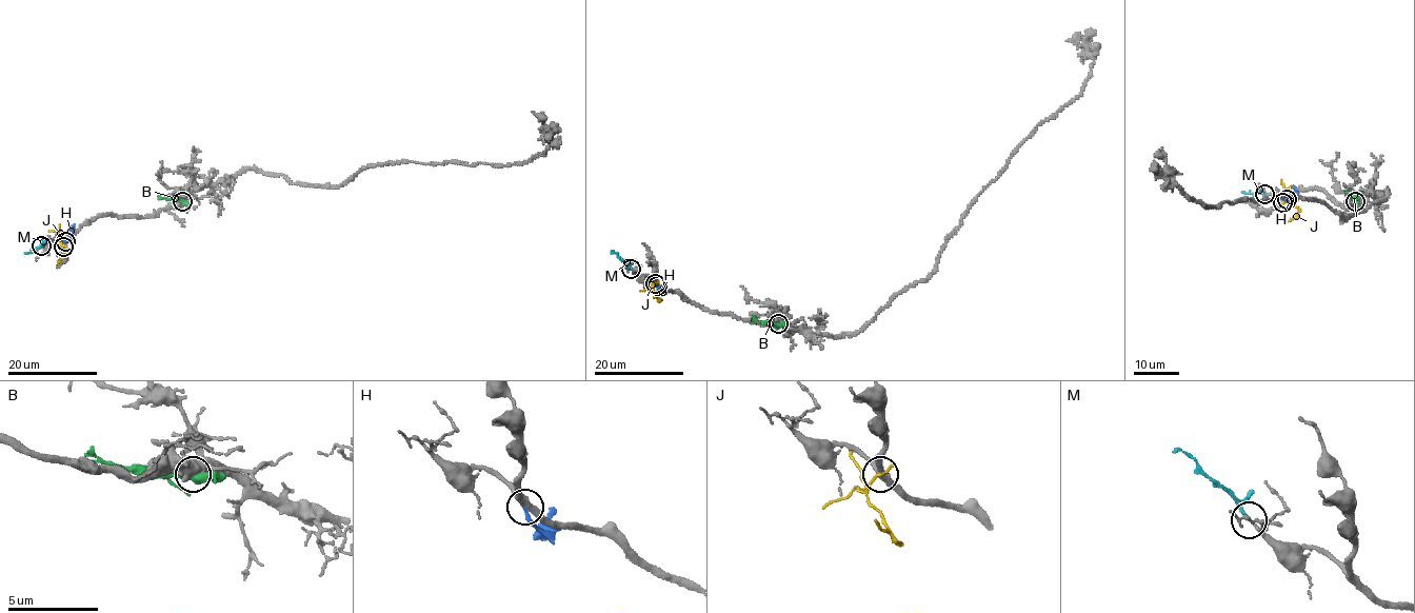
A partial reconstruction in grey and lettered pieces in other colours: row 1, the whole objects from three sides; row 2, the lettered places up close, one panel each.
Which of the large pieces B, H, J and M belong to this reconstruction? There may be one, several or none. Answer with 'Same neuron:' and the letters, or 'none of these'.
Same neuron: M

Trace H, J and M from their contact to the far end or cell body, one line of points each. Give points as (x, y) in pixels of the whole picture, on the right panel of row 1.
H: (1287, 199), (1295, 198), (1292, 185)
J: (1282, 203), (1289, 200), (1298, 209), (1298, 214), (1289, 220)
M: (1264, 194), (1242, 192)

